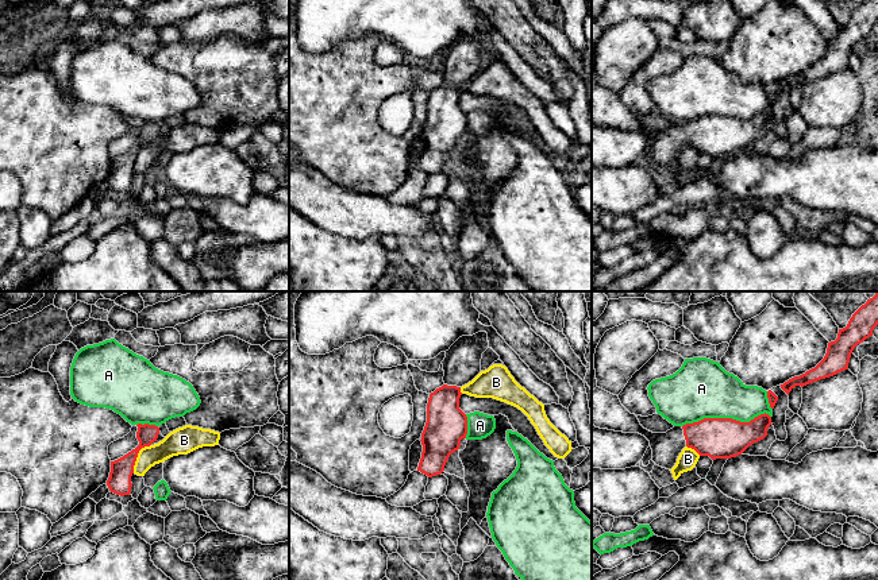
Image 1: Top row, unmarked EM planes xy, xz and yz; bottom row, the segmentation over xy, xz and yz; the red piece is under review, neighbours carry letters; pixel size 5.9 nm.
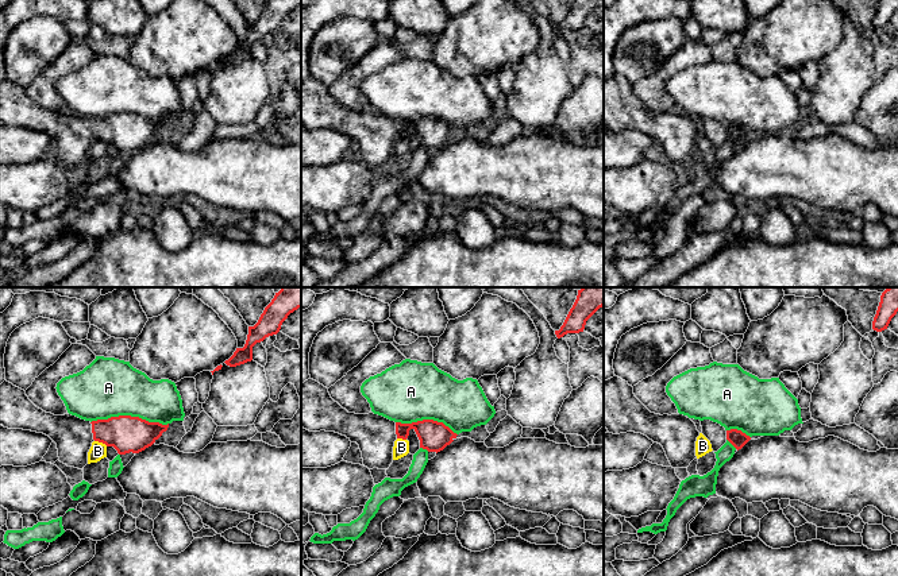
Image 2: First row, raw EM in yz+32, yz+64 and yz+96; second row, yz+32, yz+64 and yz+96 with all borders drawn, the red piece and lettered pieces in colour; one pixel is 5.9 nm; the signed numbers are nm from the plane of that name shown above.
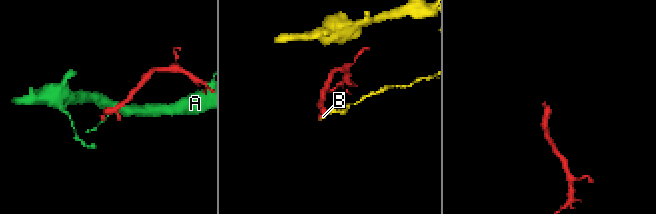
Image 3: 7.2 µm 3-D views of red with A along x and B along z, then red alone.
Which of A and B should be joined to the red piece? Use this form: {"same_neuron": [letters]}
{"same_neuron": []}

